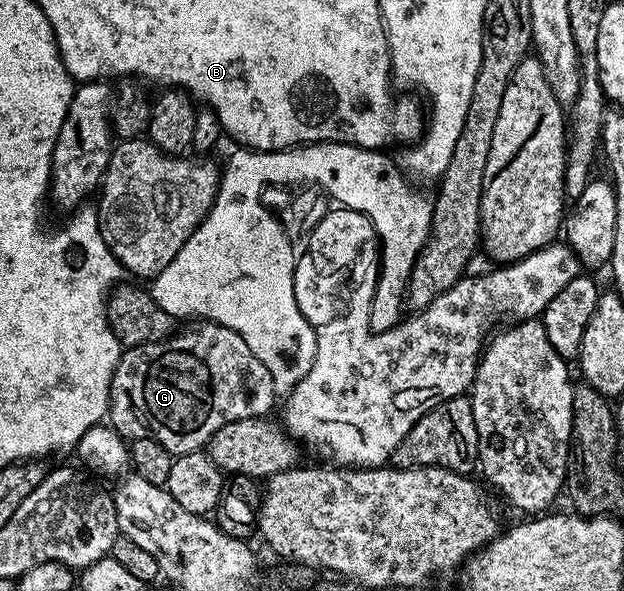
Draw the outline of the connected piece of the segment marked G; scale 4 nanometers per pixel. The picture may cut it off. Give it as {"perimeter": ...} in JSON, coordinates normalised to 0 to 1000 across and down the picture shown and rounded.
{"perimeter":[[[324,543],[298,565],[280,563],[260,579],[231,580],[202,591],[188,611],[181,648],[175,658],[173,712],[183,728],[202,745],[247,741],[279,772],[321,763],[341,733],[372,712],[417,707],[429,702],[438,687],[441,662],[434,629],[421,623],[415,609],[396,589],[396,575],[370,555],[348,552],[343,545]]]}

